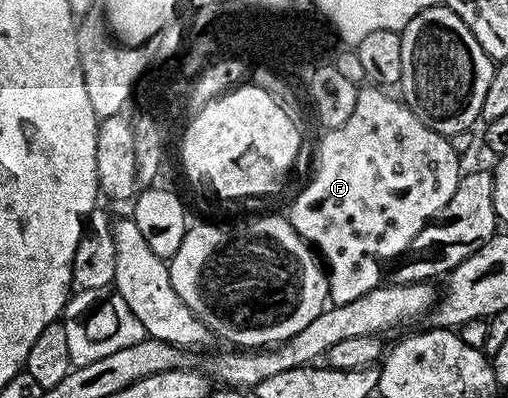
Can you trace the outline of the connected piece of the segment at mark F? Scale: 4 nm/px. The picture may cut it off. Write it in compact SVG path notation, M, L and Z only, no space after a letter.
M377 86L358 87L355 110L351 113L351 118L347 118L347 122L343 122L343 126L330 128L324 133L325 137L322 138L321 145L317 148L317 169L314 170L309 185L294 198L293 205L290 206L289 212L287 211L290 226L304 238L306 244L316 249L320 259L327 265L329 300L333 304L355 302L357 298L363 298L363 294L382 287L383 281L386 279L386 277L384 278L385 267L389 263L392 265L398 258L404 257L415 238L415 234L419 234L419 230L423 230L423 226L431 223L441 213L443 206L447 206L447 202L451 202L451 194L455 194L463 175L461 160L457 157L456 150L453 149L454 141L450 137L441 136L435 130L431 130L396 95L393 95L394 97L389 95L393 94Z

